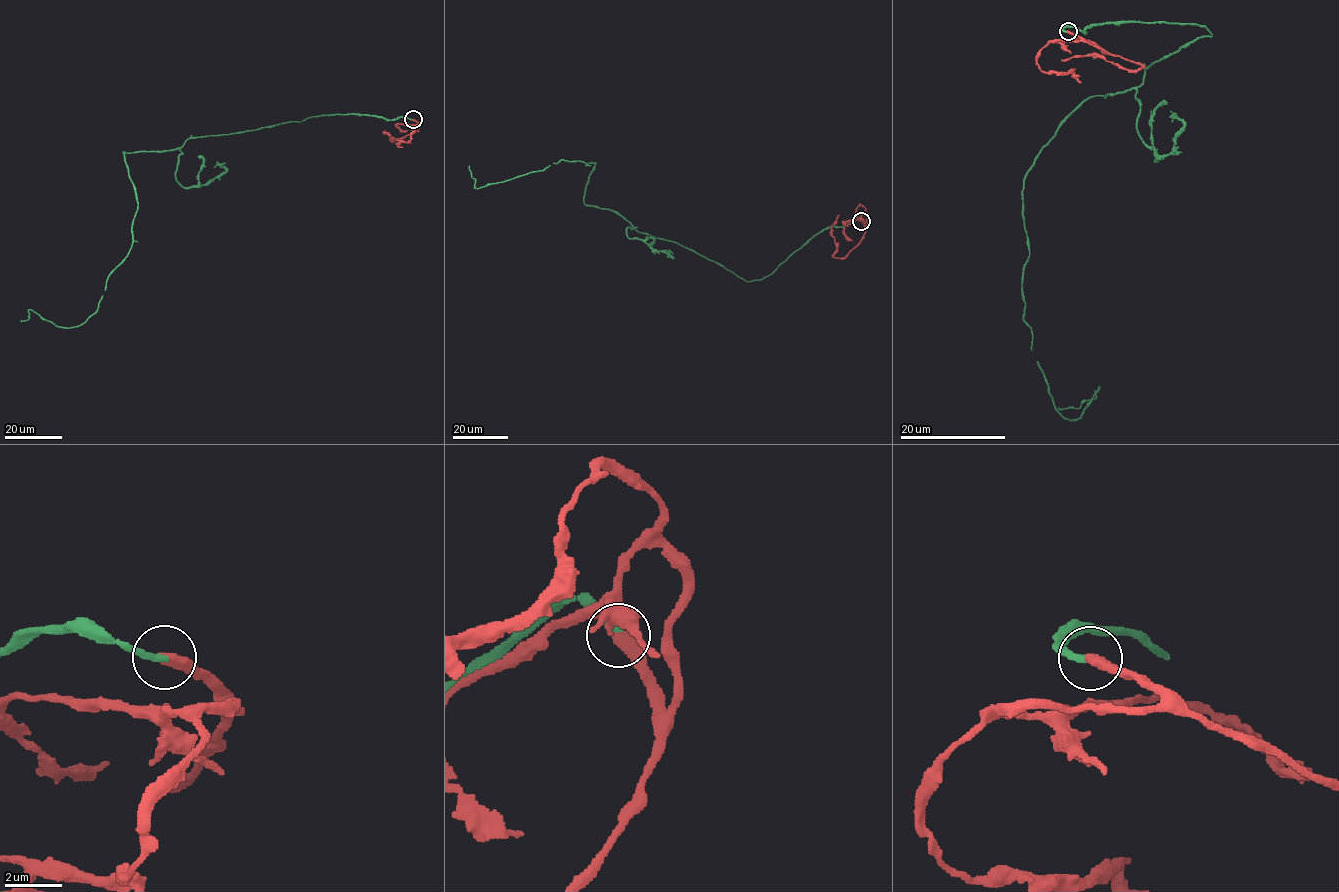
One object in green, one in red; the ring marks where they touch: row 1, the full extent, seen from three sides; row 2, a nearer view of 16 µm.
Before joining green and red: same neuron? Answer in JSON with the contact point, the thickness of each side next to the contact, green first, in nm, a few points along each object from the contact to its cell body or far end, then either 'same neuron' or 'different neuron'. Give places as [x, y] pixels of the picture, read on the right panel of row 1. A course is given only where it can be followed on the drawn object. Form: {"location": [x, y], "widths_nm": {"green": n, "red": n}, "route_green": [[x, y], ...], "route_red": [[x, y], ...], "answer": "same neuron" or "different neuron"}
{"location": [1068, 31], "widths_nm": {"green": 280, "red": 480}, "route_green": [[1067, 31], [1212, 36], [1138, 87], [1089, 96], [1024, 180], [1031, 349], [1067, 419], [1099, 387], [1058, 407]], "route_red": [[1068, 31], [1144, 66], [1136, 70], [1121, 68], [1101, 55], [1061, 59]], "answer": "same neuron"}

